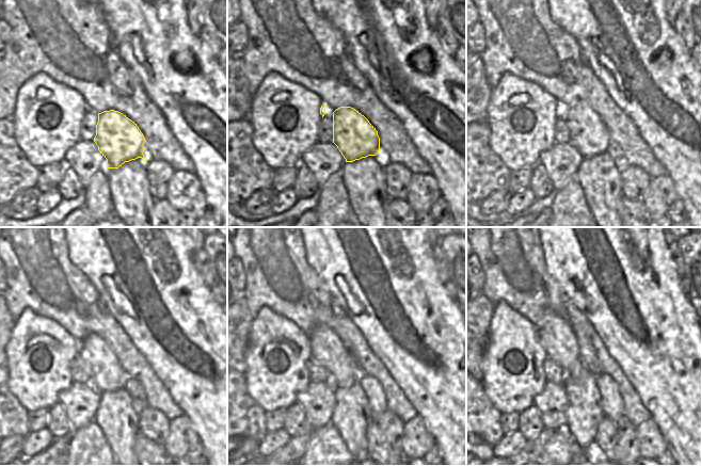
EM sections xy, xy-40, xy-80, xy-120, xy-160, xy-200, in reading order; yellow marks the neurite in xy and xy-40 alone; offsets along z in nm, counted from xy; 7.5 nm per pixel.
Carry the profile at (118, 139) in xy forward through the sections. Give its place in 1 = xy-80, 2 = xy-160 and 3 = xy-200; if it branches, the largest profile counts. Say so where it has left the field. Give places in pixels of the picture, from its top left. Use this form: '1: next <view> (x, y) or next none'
1: next xy-80 (588, 133)
2: next xy-160 (328, 350)
3: next xy-200 (556, 337)

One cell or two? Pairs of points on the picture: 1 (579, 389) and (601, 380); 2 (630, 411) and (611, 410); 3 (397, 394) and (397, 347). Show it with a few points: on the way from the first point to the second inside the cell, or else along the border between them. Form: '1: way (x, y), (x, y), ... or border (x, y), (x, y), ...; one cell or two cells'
1: border (594, 378), (602, 406); two cells
2: border (617, 386), (622, 400), (623, 415); two cells
3: border (383, 364), (412, 405); two cells

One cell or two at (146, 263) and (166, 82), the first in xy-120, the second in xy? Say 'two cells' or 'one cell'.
one cell

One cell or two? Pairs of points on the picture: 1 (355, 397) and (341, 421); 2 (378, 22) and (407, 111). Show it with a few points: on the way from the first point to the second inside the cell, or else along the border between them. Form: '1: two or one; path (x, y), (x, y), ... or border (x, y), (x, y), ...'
1: one; path (351, 403), (351, 412), (348, 415)
2: one; path (385, 45), (385, 69), (389, 80), (391, 92)

